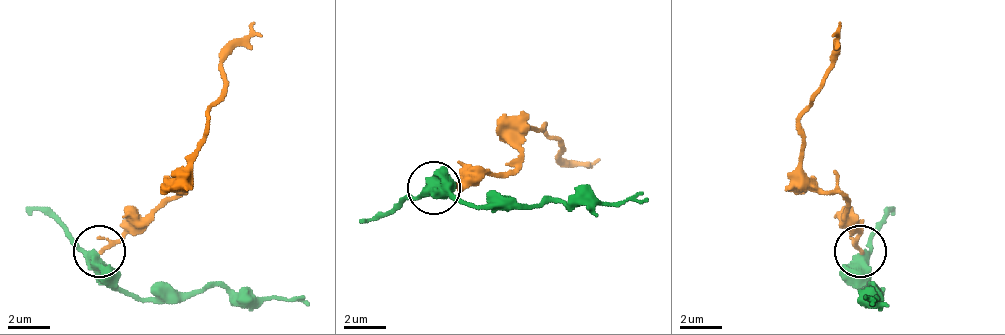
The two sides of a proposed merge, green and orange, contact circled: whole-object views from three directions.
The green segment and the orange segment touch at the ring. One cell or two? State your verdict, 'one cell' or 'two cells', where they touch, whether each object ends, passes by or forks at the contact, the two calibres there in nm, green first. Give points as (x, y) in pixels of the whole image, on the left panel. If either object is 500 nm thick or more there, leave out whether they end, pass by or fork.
one cell; place (99, 251); green passes by; orange passes by; calibres 480 and 150 nm

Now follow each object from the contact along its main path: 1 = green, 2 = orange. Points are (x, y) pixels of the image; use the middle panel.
1: (430, 189), (440, 189), (472, 205), (646, 200)
2: (435, 189), (472, 184), (504, 173), (530, 126), (546, 126), (562, 147), (562, 157), (593, 168)

